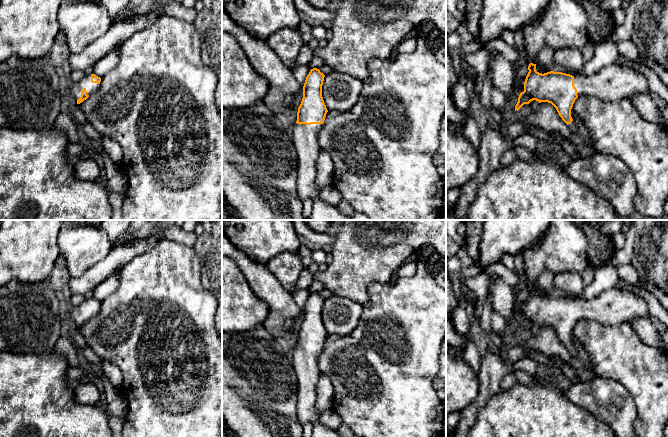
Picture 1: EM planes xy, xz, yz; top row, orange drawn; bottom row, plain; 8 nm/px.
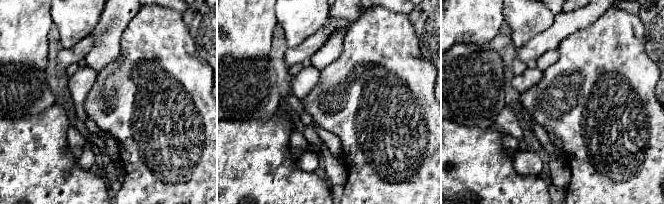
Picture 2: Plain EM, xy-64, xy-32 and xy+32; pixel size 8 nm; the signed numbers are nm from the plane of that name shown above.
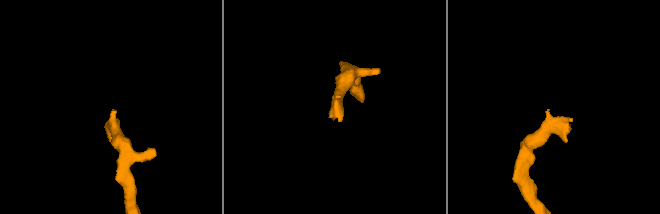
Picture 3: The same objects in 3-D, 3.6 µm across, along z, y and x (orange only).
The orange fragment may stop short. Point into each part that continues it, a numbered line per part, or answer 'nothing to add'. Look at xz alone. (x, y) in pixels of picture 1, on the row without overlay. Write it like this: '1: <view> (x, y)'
1: xz (305, 361)

